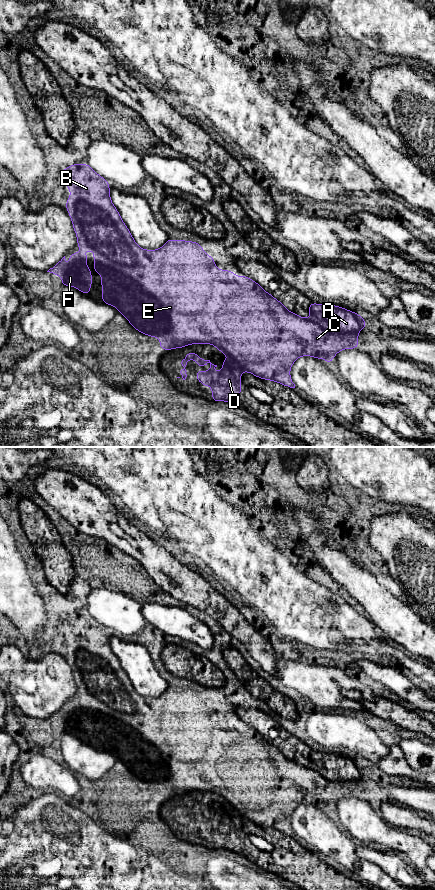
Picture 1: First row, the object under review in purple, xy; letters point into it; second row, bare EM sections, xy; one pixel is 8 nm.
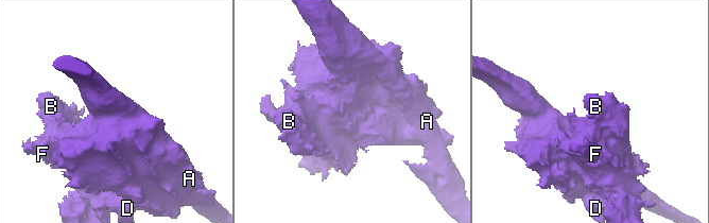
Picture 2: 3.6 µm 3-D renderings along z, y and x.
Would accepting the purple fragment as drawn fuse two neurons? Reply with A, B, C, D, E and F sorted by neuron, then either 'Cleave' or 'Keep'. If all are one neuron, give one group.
Groups: A / B C D E F. Cleave

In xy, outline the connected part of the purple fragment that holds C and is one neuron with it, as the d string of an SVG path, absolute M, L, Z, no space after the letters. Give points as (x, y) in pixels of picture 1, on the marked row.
M71 164L62 169L62 179L70 189L70 198L66 200L65 209L73 222L77 233L77 245L83 251L94 251L94 270L101 274L102 302L118 309L118 312L129 320L129 324L138 332L150 337L158 337L161 350L183 348L190 344L212 344L229 357L222 362L223 370L215 372L210 360L200 359L198 353L188 352L182 360L184 367L180 373L186 379L186 365L191 358L197 366L210 364L210 372L196 371L196 380L203 386L212 387L212 401L239 402L241 373L246 371L254 376L295 388L291 380L290 369L300 356L324 358L332 363L332 357L343 349L358 348L358 332L329 333L311 319L304 318L288 311L285 304L279 302L271 293L267 293L254 280L247 276L236 276L231 270L217 269L213 256L207 256L200 243L185 240L167 242L157 250L146 250L139 247L110 198L110 186L107 179L98 175L89 164Z

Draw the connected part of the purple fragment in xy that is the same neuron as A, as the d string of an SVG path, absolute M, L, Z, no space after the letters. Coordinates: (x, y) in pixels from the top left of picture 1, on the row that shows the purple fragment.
M311 302L308 310L311 320L329 333L359 332L367 324L358 313L336 305L321 305Z

